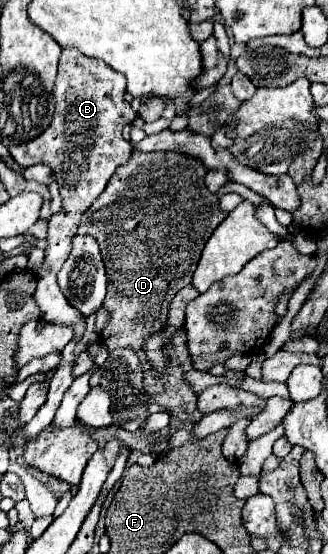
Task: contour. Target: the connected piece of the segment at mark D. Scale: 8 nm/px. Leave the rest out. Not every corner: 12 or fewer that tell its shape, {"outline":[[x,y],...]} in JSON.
{"outline":[[133,151],[83,213],[107,269],[107,351],[131,347],[145,393],[199,423],[185,331],[159,331],[227,213],[207,169]]}

